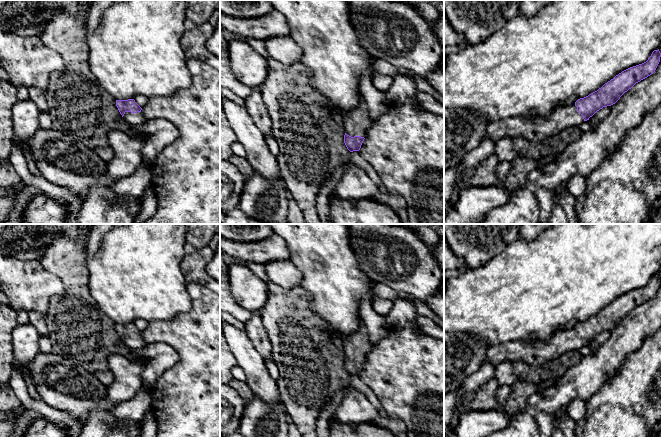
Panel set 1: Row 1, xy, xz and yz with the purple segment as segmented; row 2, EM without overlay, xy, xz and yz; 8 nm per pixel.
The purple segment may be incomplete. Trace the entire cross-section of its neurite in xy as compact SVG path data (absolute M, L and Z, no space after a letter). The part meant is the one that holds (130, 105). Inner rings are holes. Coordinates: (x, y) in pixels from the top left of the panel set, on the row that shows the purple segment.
M134 99L116 100L116 106L127 123L140 125L144 122L142 108Z

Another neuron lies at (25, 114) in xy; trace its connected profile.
M30 99L18 100L13 105L13 132L22 143L30 139L39 129L39 114L39 108Z

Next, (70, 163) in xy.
M39 128L23 144L30 150L37 169L47 181L71 191L86 194L88 189L98 183L108 173L107 163L85 141L72 139L54 129Z

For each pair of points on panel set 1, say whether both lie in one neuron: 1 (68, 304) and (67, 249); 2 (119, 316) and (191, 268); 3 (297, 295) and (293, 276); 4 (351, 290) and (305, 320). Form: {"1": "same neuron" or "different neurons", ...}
{"1": "same neuron", "2": "different neurons", "3": "different neurons", "4": "different neurons"}

